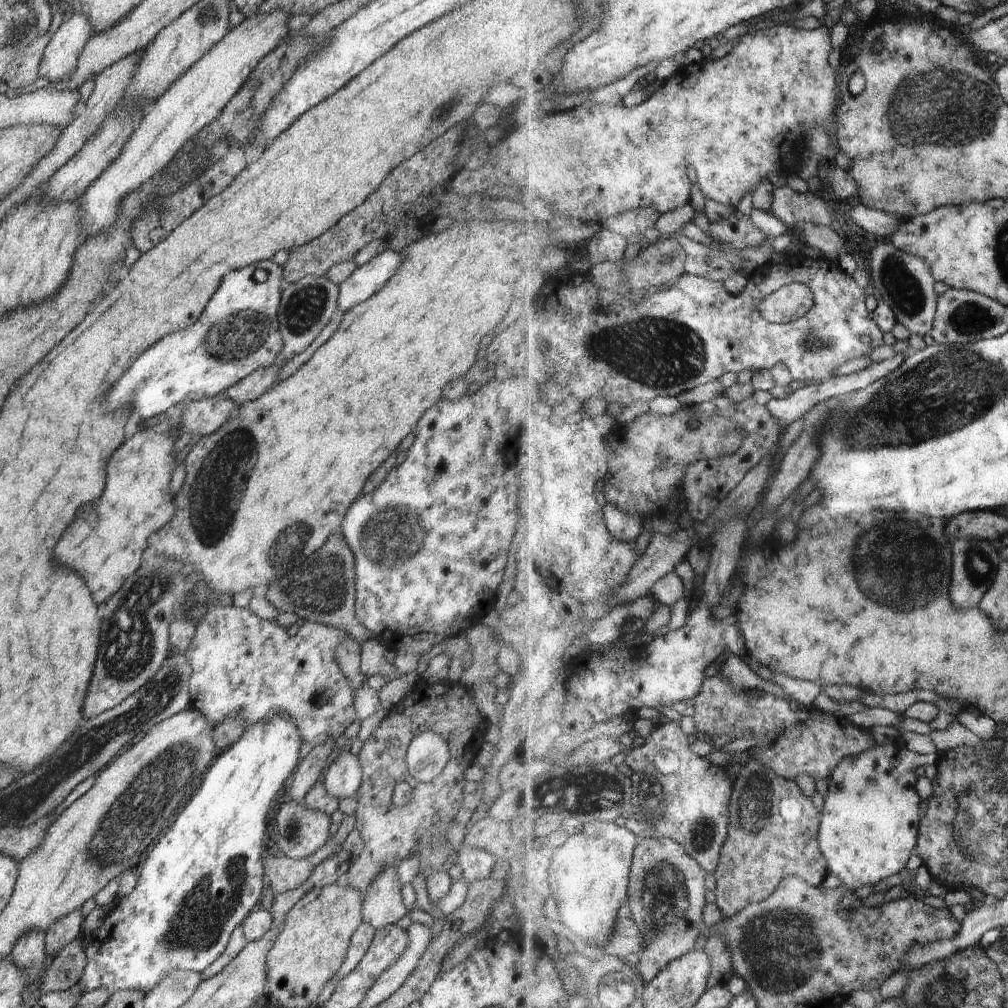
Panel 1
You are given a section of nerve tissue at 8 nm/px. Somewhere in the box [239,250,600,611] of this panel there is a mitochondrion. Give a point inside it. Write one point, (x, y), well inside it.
(396, 535)

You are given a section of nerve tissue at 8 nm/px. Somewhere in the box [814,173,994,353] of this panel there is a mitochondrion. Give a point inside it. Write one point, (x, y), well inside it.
(898, 280)

